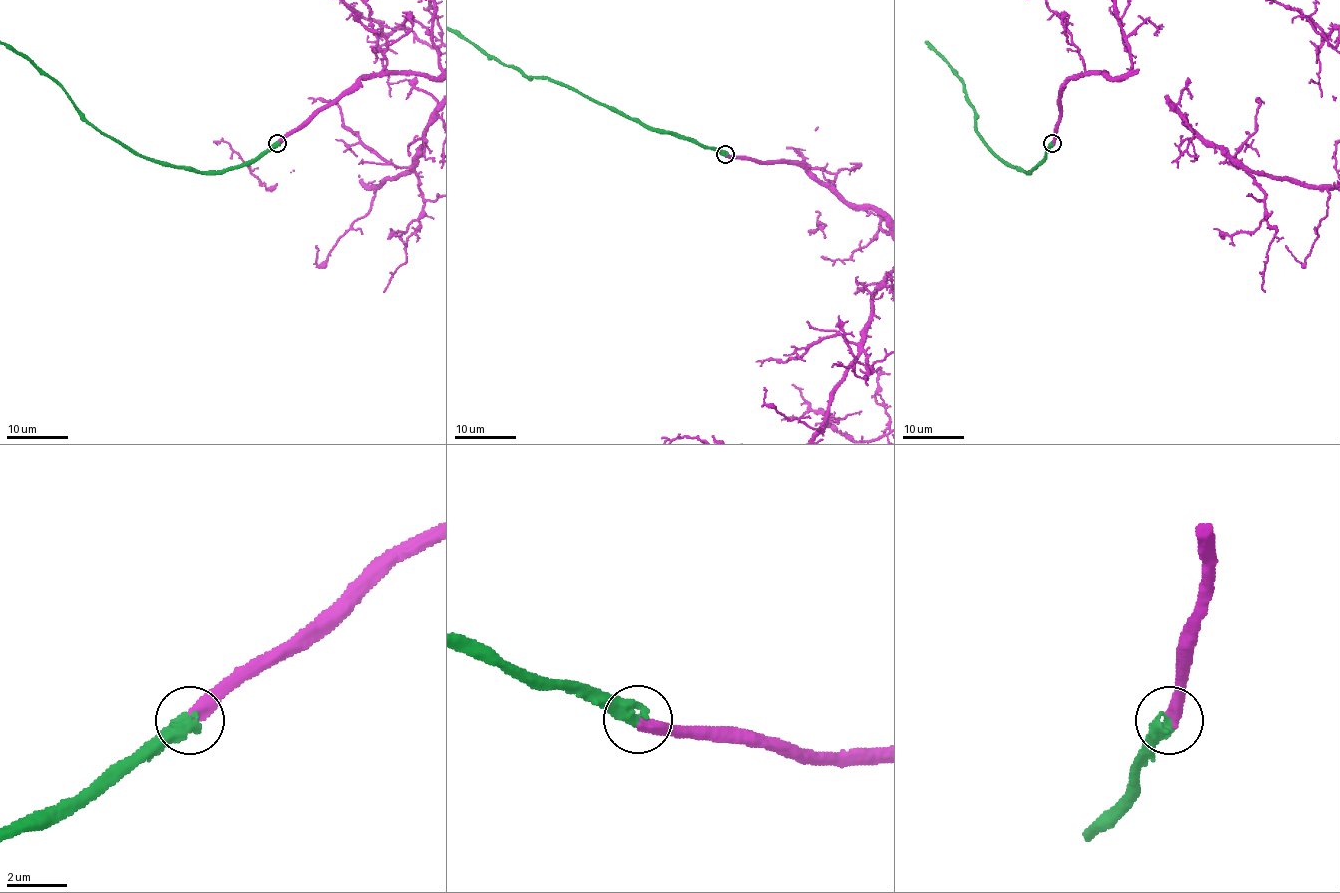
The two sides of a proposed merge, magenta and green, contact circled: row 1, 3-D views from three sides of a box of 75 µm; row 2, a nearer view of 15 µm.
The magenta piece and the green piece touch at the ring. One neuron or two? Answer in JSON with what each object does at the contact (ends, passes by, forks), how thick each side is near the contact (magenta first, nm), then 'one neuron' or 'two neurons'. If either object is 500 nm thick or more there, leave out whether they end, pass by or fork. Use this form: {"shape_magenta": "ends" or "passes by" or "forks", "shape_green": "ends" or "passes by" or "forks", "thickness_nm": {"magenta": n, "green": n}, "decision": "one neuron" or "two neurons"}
{"shape_magenta": "ends", "shape_green": "ends", "thickness_nm": {"magenta": 440, "green": 480}, "decision": "one neuron"}

